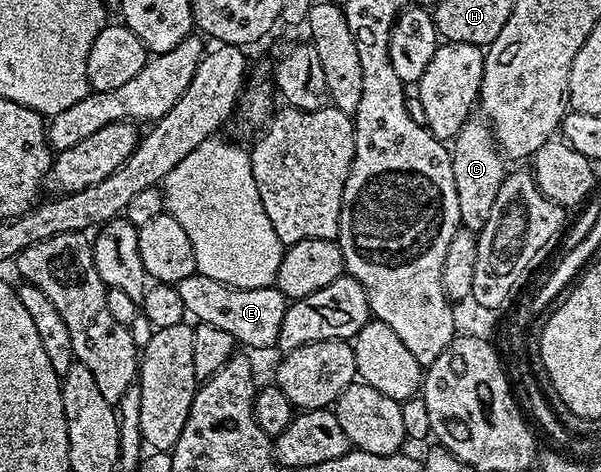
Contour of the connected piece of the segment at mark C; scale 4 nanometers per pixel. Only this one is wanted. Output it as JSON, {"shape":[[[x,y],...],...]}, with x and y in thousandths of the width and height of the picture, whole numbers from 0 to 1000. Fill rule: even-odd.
{"shape":[[[780,254],[767,271],[767,280],[754,297],[749,331],[754,390],[760,390],[764,468],[769,485],[795,492],[800,483],[807,483],[807,466],[814,466],[814,441],[820,441],[820,424],[827,419],[827,398],[834,398],[837,388],[840,335],[827,316],[812,269],[802,256],[797,256],[799,261],[790,256]]]}

